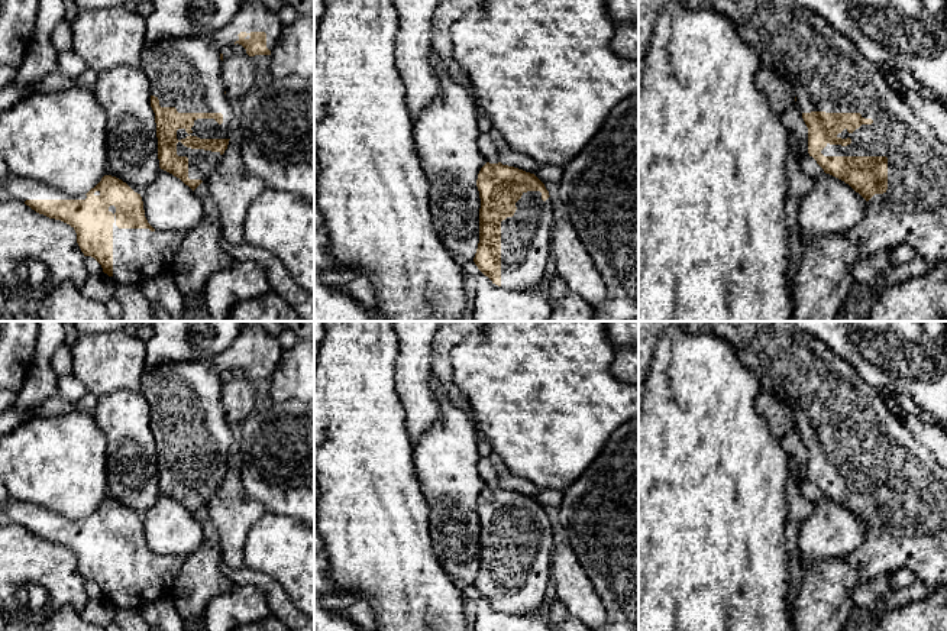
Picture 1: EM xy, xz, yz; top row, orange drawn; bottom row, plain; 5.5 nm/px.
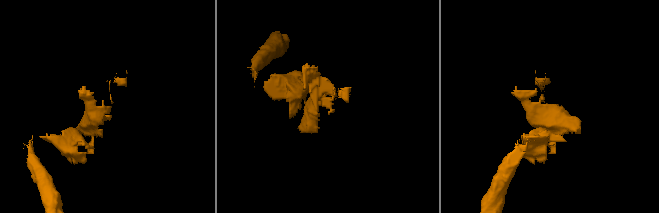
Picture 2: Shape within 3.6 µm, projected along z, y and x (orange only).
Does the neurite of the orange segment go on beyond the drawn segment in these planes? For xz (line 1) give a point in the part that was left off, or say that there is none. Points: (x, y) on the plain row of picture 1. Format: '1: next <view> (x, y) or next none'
1: next xz (526, 560)

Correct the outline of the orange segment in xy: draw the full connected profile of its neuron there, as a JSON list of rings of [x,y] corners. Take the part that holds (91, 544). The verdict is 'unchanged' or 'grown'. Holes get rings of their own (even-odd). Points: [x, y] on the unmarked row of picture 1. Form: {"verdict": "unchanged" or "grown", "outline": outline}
{"verdict": "grown", "outline": [[[9,498],[0,504],[0,527],[10,524],[22,525],[39,538],[70,549],[84,580],[94,582],[117,609],[140,611],[152,602],[169,598],[187,560],[184,556],[155,554],[145,541],[140,518],[111,499],[104,499],[87,518],[68,520],[38,504]]]}

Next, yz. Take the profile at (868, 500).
{"verdict": "grown", "outline": [[[639,321],[639,410],[656,344],[668,329],[688,333],[705,330],[725,339],[740,362],[759,379],[760,388],[791,408],[795,428],[808,452],[809,480],[825,498],[844,505],[867,525],[863,544],[844,557],[857,572],[860,583],[909,569],[930,590],[947,586],[947,469],[895,417],[879,389],[867,385],[851,365],[792,321]]]}

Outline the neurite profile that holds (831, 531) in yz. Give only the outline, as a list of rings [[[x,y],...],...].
[[[824,498],[814,504],[814,508],[808,518],[799,524],[798,530],[798,550],[801,567],[821,560],[821,559],[844,559],[857,547],[860,547],[866,538],[867,525],[856,517],[844,505]]]

